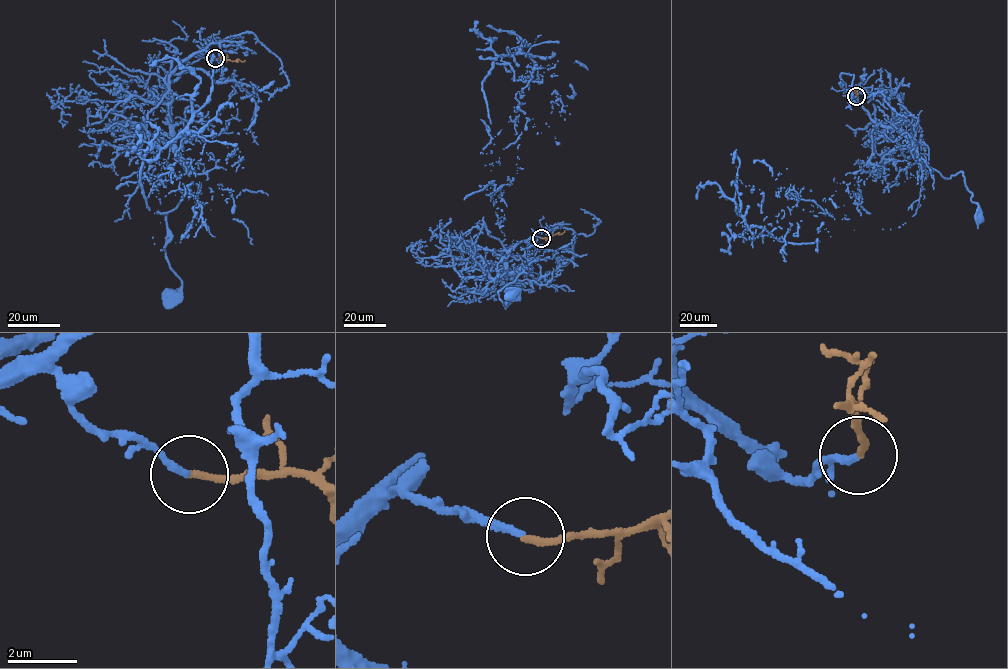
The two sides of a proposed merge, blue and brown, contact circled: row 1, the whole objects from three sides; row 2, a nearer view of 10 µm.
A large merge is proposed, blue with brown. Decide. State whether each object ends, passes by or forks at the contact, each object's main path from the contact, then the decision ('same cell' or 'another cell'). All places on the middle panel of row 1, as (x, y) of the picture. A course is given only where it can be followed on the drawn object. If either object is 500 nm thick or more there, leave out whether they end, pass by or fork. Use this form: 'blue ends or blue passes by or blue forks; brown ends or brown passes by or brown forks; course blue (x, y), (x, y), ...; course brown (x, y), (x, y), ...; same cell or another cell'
blue ends; brown ends; course blue (541, 238), (505, 248), (506, 272), (525, 267), (498, 293), (505, 307), (508, 298), (519, 299), (512, 293); course brown (541, 238), (562, 234), (565, 230); same cell

